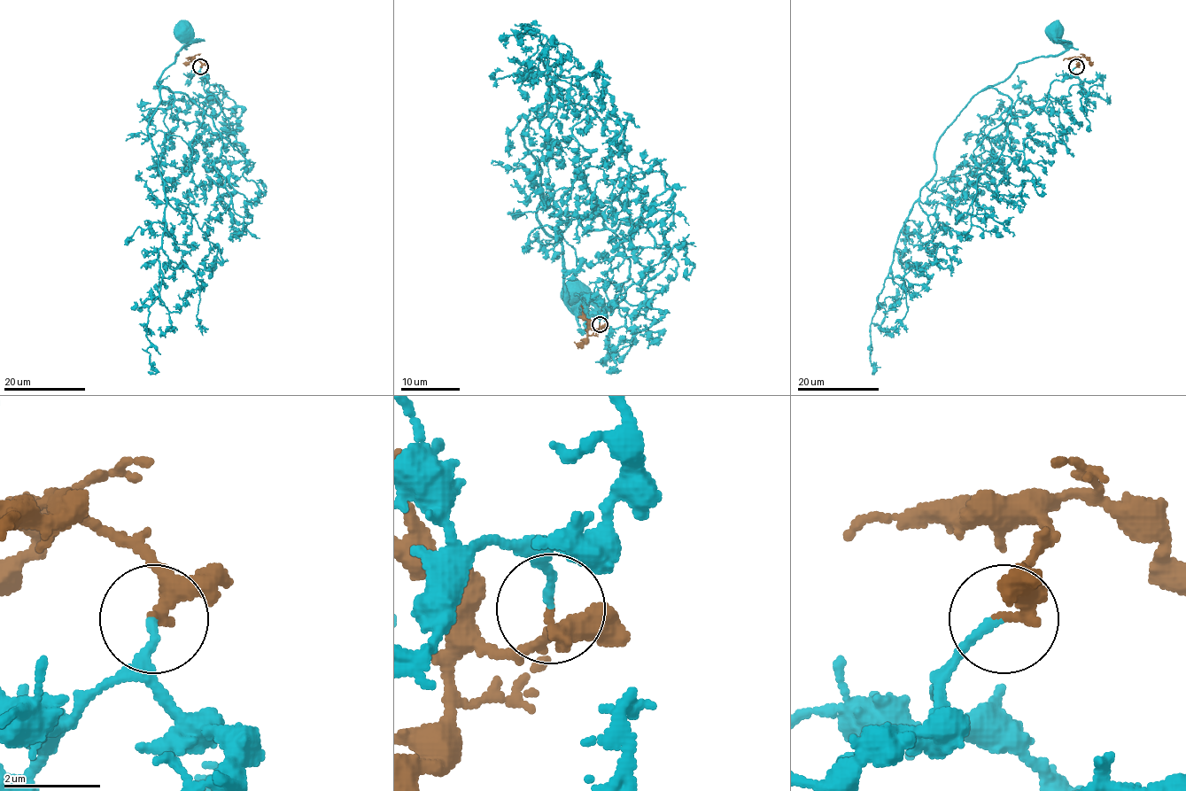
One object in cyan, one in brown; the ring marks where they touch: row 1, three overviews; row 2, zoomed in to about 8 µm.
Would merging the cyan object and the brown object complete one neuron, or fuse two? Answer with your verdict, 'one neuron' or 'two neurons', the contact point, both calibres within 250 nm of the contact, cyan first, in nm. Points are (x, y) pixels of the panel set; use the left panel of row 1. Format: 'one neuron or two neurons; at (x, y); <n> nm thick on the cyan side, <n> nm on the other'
one neuron; at (200, 66); 160 nm thick on the cyan side, 240 nm on the other

